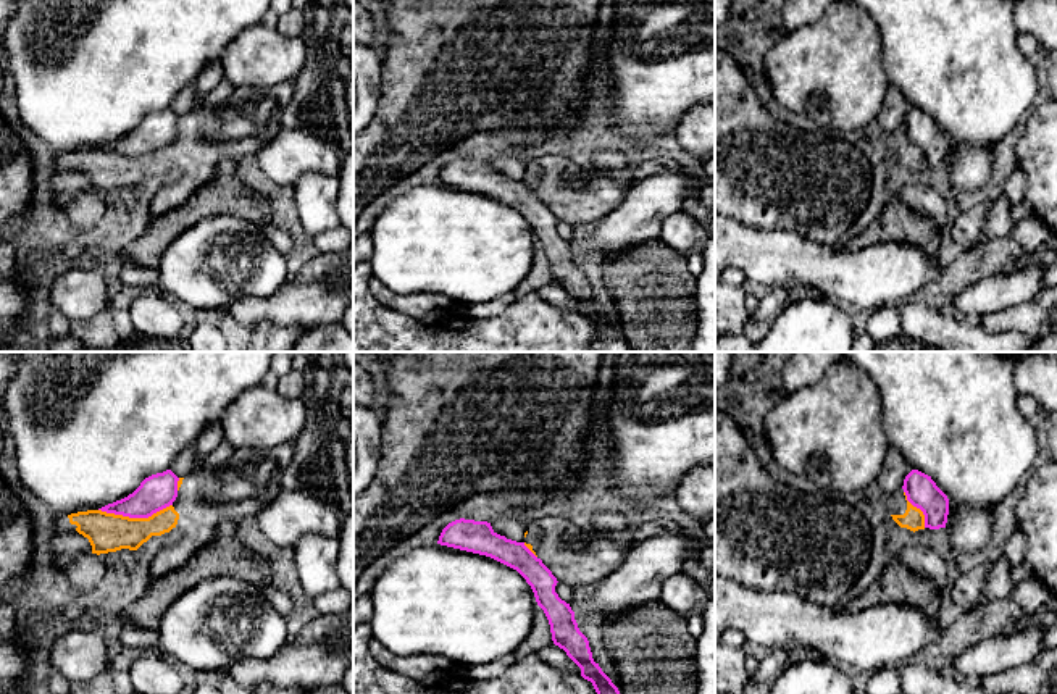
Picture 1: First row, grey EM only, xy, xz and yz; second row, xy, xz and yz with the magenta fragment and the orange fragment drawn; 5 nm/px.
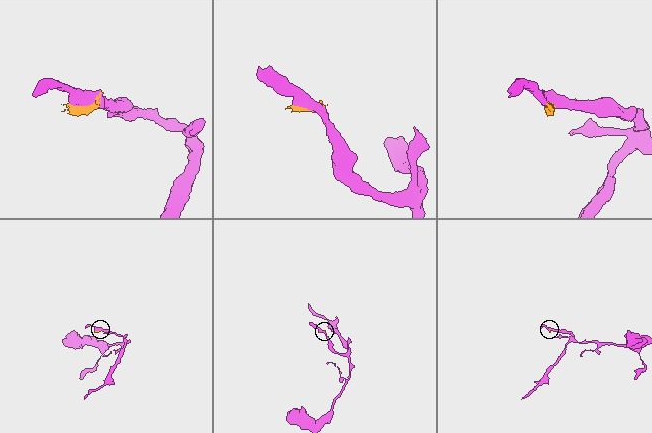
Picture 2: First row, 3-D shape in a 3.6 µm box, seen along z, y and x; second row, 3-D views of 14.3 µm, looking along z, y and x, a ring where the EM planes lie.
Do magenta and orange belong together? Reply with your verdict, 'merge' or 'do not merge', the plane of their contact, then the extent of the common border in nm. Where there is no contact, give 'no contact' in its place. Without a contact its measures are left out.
do not merge | xy | 360 nm

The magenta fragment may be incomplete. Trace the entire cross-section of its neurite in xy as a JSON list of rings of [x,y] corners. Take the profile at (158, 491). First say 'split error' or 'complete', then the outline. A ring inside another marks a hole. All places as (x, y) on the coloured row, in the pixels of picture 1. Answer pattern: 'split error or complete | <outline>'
complete | [[[171,470],[152,475],[132,494],[98,510],[129,518],[148,518],[173,505],[178,497],[178,481]]]

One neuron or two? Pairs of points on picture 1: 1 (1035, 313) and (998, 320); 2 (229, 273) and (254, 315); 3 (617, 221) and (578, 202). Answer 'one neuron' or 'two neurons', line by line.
1: one neuron
2: two neurons
3: two neurons

